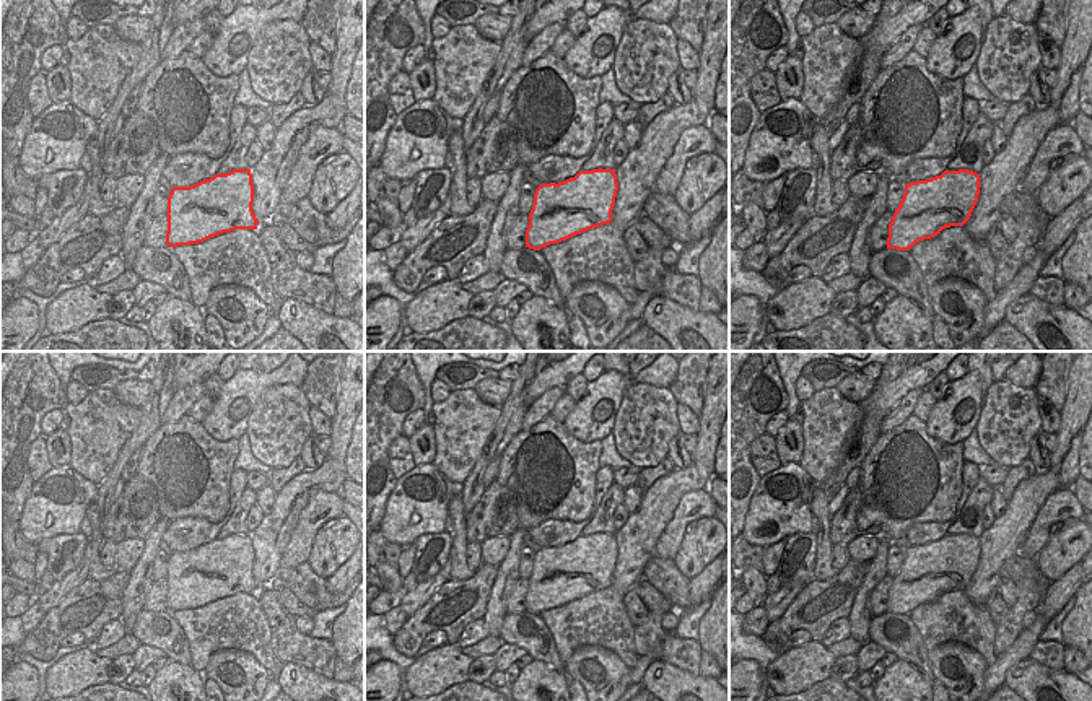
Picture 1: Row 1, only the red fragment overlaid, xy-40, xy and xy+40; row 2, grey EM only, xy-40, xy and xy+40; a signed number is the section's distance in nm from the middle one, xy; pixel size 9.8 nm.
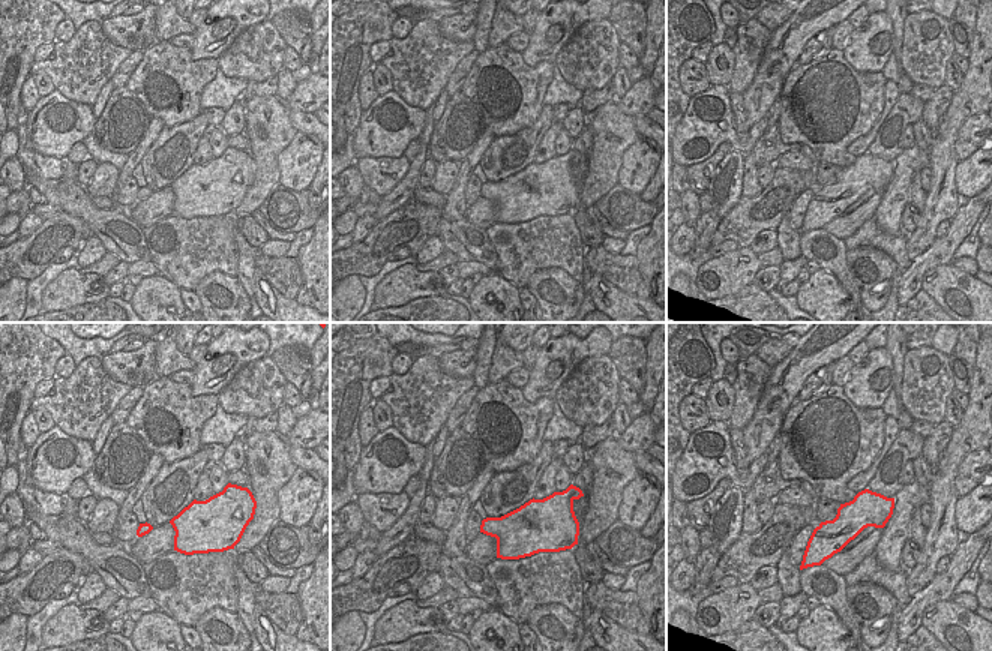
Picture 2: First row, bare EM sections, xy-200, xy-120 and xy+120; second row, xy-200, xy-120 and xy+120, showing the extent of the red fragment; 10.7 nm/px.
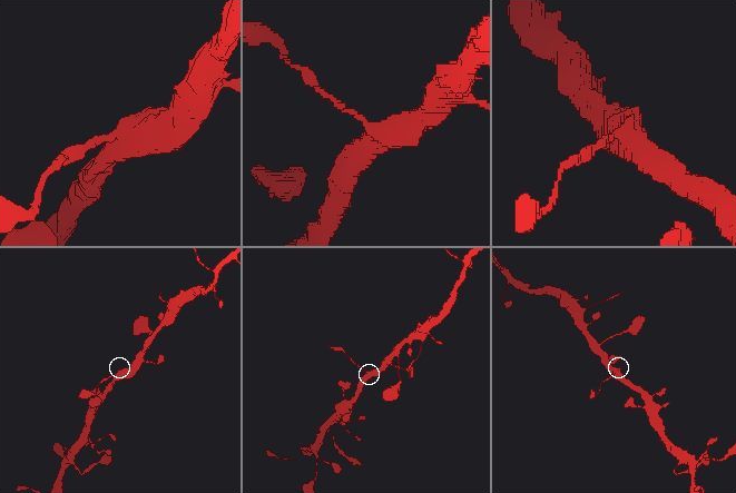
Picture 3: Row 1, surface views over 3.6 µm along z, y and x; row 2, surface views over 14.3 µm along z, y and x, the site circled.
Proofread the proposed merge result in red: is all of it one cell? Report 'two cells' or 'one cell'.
two cells

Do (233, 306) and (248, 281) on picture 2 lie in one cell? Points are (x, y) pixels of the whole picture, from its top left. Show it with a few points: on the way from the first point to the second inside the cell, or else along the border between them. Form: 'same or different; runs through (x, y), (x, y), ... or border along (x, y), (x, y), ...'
different; border along (236, 276), (249, 297)

